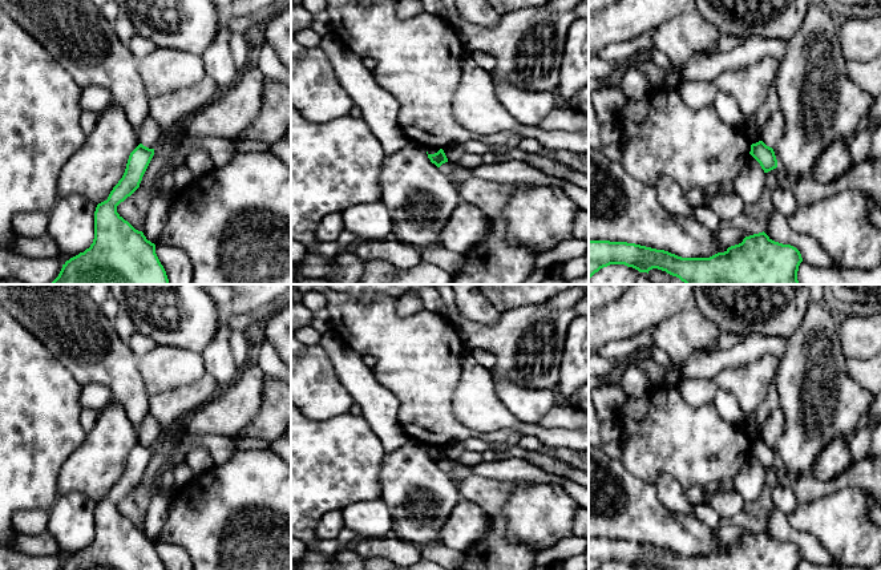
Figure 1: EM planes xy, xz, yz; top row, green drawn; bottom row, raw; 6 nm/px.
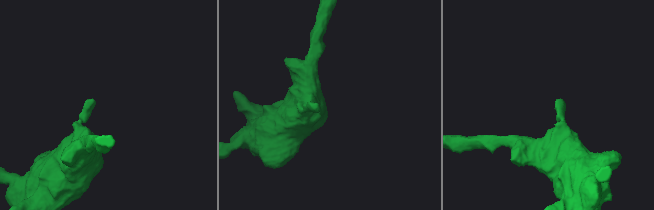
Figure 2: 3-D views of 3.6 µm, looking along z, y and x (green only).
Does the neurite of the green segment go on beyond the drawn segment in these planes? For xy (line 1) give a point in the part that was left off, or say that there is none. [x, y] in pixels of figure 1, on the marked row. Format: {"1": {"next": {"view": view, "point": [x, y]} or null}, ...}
{"1": {"next": null}}

